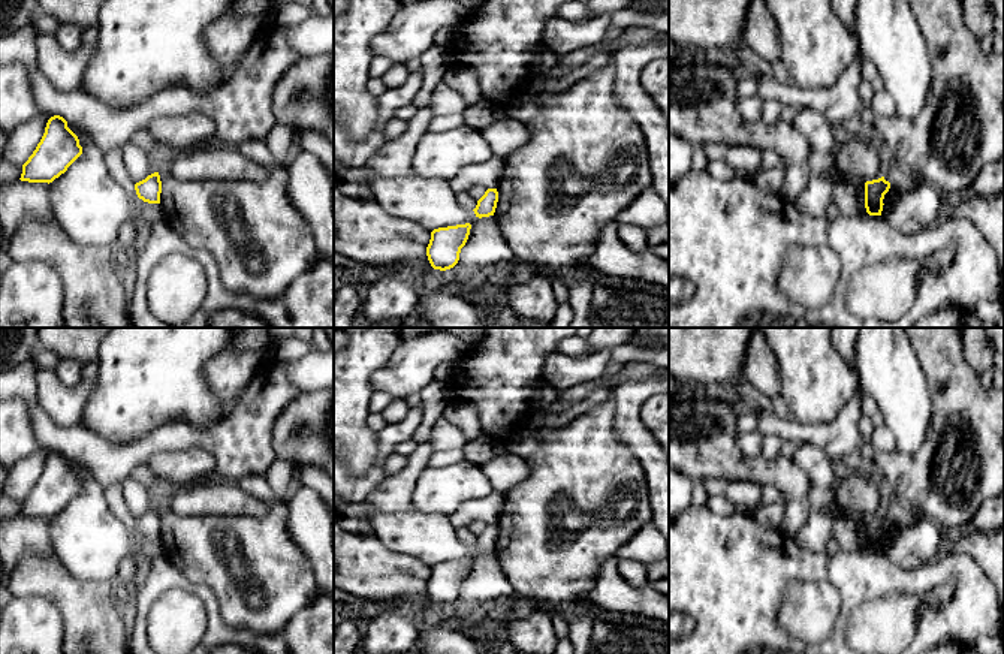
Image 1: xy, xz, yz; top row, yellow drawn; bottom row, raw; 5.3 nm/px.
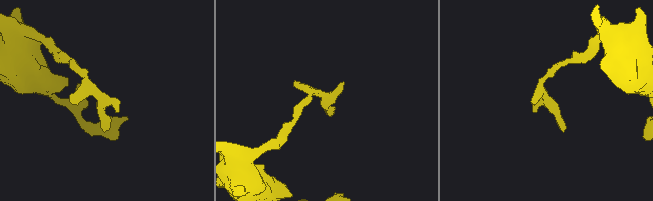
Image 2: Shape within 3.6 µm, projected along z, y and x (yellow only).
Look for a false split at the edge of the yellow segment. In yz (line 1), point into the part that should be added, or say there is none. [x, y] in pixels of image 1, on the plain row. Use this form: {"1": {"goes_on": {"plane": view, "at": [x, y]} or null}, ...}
{"1": {"goes_on": null}}

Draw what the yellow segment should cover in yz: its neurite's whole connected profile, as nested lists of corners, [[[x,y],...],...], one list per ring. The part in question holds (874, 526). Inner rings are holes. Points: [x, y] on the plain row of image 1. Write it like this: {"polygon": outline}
{"polygon": [[[884,512],[865,518],[865,543],[869,551],[881,551],[883,534],[889,524],[890,518]]]}

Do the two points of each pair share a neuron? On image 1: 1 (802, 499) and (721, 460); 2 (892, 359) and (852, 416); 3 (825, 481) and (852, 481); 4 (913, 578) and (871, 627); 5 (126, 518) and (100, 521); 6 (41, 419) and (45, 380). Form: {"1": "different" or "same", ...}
{"1": "same", "2": "different", "3": "different", "4": "different", "5": "different", "6": "different"}

